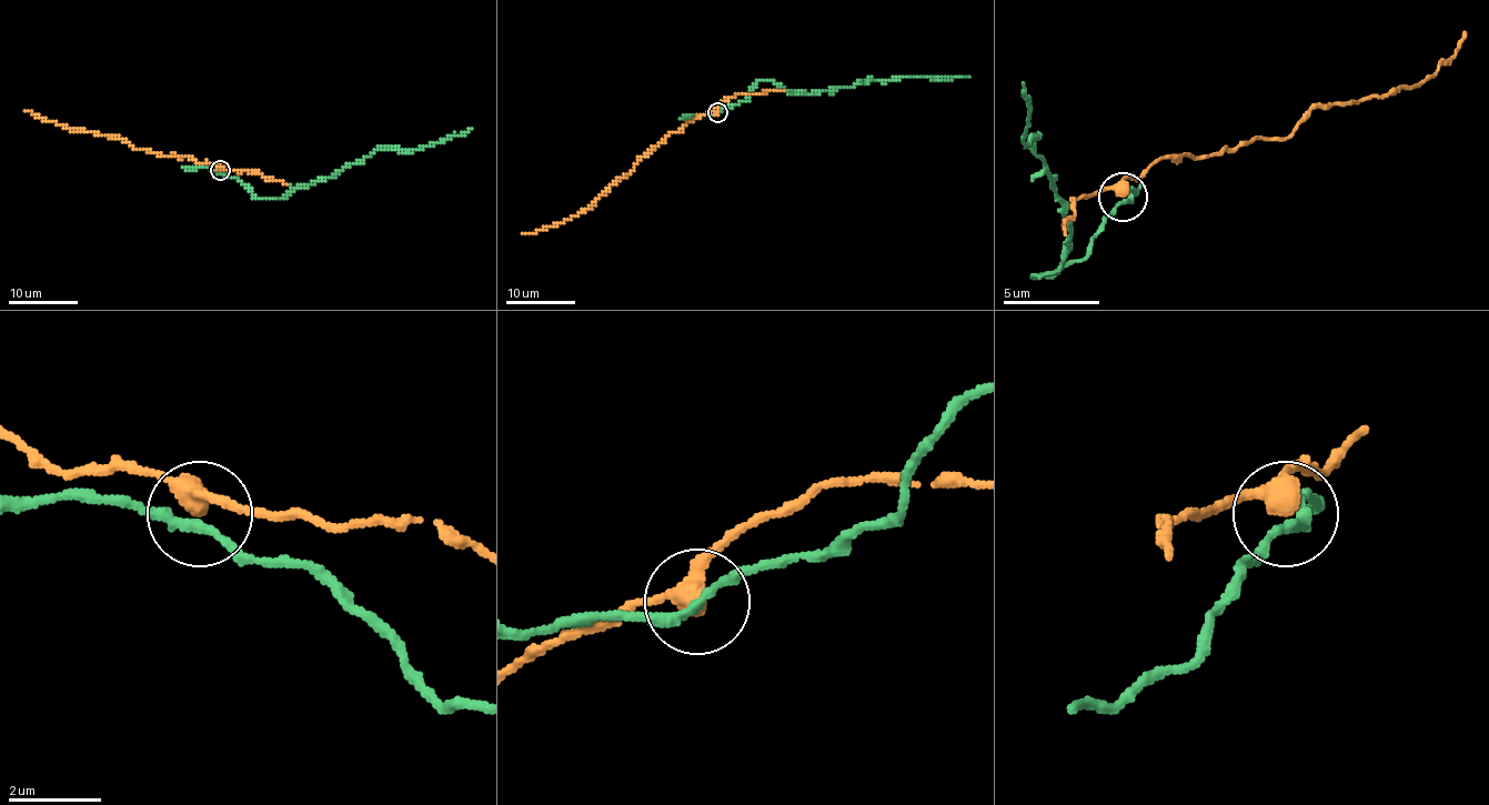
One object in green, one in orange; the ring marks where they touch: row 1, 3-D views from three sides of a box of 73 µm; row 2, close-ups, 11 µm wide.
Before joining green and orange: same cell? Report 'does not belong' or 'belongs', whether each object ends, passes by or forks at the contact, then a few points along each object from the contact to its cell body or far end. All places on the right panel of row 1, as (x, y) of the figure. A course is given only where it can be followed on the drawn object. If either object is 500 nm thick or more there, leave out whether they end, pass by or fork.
belongs | green passes by | orange passes by | green via (1124, 200), (1080, 258), (1032, 278), (1066, 253), (1070, 229), (1037, 157), (1037, 137), (1023, 141), (1023, 83) | orange via (1124, 195), (1124, 180), (1163, 157), (1236, 151), (1285, 137), (1314, 108), (1396, 93), (1435, 73), (1464, 34)

